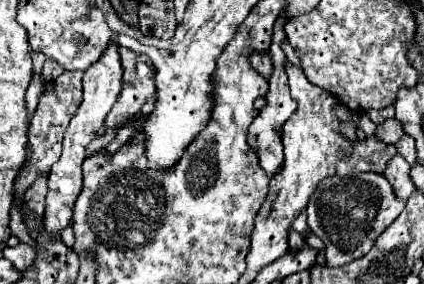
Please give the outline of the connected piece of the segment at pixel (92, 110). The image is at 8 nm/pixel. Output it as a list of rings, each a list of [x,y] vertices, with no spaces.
[[[109,41],[109,47],[103,51],[103,55],[99,57],[99,61],[95,65],[91,65],[89,69],[85,69],[83,75],[83,101],[77,107],[77,113],[73,115],[73,119],[69,121],[69,127],[65,131],[63,137],[63,153],[61,159],[51,167],[49,171],[49,193],[47,193],[47,229],[51,229],[51,233],[59,235],[67,223],[71,221],[71,213],[73,213],[73,203],[75,197],[79,195],[79,189],[83,185],[81,179],[81,163],[85,159],[85,147],[91,143],[91,139],[95,139],[99,127],[103,127],[103,121],[107,117],[107,113],[111,111],[113,103],[119,97],[119,89],[121,89],[121,61],[119,61],[119,45],[115,41]]]

